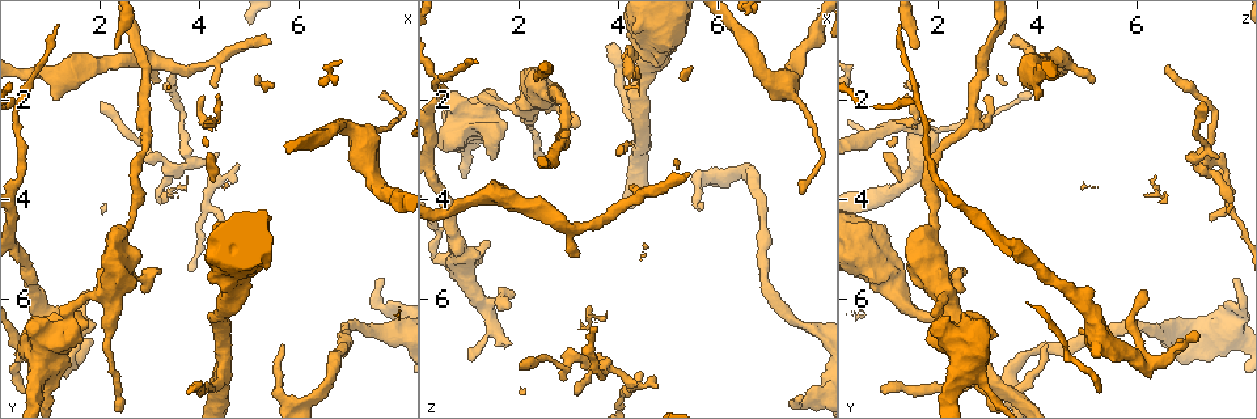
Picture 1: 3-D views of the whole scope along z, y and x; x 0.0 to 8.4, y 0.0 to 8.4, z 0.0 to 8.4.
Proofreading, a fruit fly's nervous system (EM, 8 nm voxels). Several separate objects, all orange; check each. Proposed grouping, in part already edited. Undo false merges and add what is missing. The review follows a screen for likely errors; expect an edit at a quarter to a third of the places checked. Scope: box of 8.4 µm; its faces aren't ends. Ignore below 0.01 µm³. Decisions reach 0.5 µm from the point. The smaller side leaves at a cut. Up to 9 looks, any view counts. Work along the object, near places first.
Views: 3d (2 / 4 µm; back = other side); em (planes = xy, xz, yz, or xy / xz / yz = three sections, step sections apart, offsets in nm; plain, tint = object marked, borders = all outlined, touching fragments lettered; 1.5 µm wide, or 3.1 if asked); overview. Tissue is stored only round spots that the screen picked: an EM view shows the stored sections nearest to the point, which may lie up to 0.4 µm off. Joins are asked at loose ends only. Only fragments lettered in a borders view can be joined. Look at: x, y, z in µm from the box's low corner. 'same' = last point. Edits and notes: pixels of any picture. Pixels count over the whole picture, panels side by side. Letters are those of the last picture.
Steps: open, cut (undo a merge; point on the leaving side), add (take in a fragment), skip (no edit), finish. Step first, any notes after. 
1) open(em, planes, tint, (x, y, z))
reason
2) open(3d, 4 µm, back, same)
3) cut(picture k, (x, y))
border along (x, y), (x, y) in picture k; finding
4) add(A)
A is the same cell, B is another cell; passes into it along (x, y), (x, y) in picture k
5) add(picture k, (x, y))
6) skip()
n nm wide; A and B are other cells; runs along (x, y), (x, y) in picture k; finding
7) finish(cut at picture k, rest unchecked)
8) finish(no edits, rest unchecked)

open(em, yz, step 4, borders, (4.30, 1.75, 3.70))
thin end

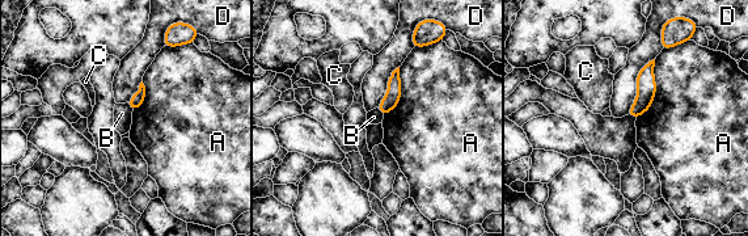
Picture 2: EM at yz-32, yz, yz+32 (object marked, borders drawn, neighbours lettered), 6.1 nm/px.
skip()
D touches over 400 nm; A, B, C and D are other cells; runs along (650, 66), (645, 98), (633, 113) in picture 2; no lettered fragment goes on from it

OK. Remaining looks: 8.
open(3d, 4 µm, back, (3.25, 1.55, 5.10))
free end

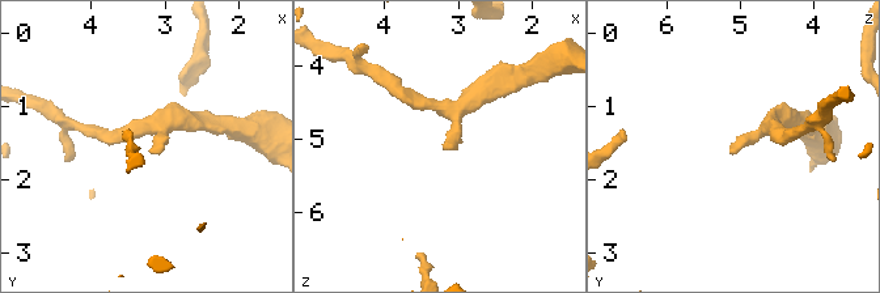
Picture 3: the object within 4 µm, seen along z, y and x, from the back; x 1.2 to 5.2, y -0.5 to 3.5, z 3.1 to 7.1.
open(em, yz, step 8, tint, (3.20, 1.65, 5.15))

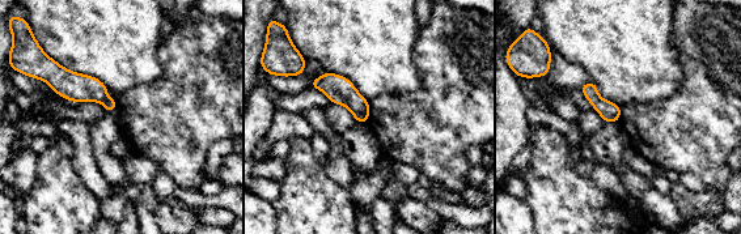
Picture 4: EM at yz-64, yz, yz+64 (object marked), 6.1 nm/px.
open(em, yz, step 8, borders, same)
what lies round it

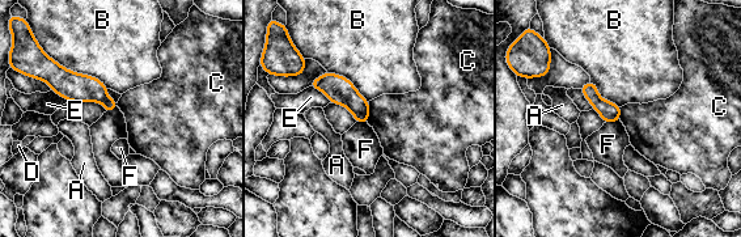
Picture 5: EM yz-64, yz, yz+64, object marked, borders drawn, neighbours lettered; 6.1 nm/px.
skip()
A, B, C, D, E and F are other cells; border along (369, 102), (369, 118), (367, 122) in picture 5; none of them fits

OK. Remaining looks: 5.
open(em, xz, step 8, tint, (2.65, 4.50, 1.95))
calibre changes

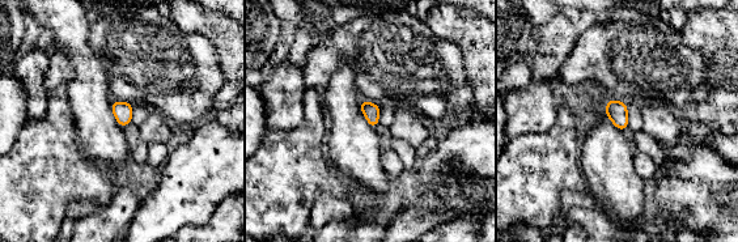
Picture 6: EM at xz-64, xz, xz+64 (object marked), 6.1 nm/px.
open(em, planes, tint, same)

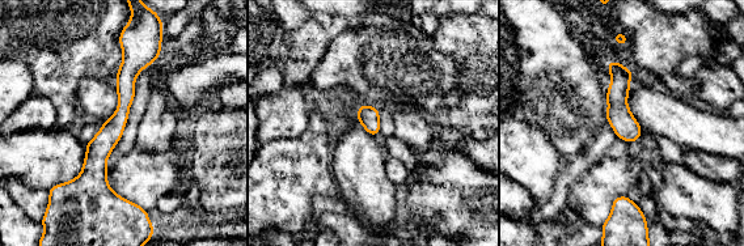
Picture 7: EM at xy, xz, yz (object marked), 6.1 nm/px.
open(em, planes, borders, same)
what lies round it

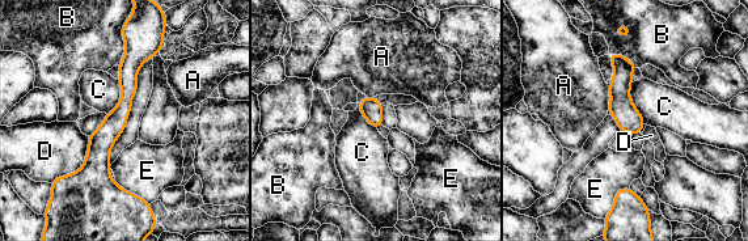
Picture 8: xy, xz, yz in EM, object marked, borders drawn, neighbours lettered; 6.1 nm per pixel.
skip()
130 nm wide; A, B, C, D and E are other cells; border along (633, 81), (629, 97), (646, 123) in picture 8; continuous, no second neuron

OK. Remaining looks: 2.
open(3d, 2 µm, back, (3.80, 7.95, 0.95))
tapers out

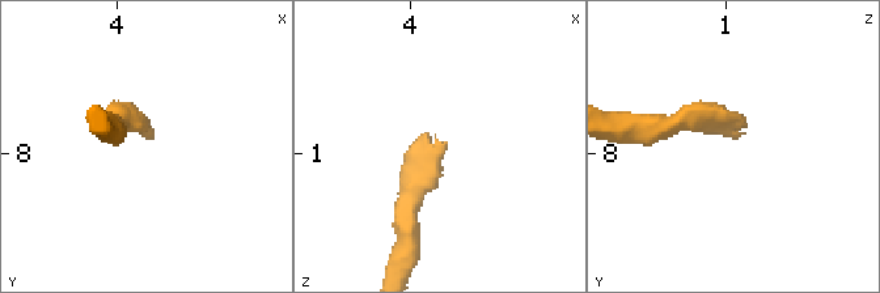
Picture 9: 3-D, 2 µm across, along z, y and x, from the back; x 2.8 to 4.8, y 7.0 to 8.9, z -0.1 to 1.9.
open(em, planes, borders, (3.82, 7.88, 0.94))

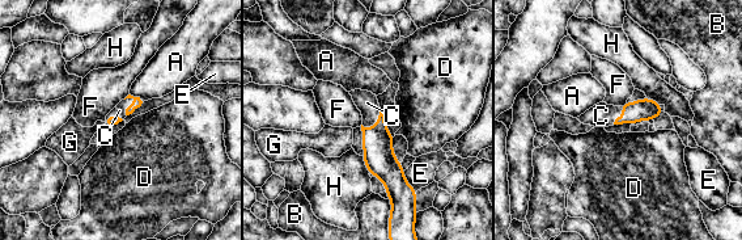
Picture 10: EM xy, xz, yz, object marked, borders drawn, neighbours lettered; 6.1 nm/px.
add(picture 10, (119, 110))
E touches over 150 nm; C is the same cell, A, B, D, E, F, G and H are other cells; passes into it along (138, 102), (128, 106), (119, 110) in picture 10; it goes on there

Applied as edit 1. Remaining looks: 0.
finish(add at picture 10, rest unchecked)

